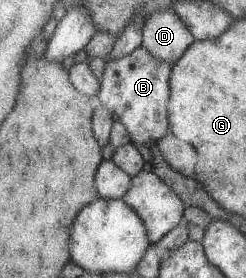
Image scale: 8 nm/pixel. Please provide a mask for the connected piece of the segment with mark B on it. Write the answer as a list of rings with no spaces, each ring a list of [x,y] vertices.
[[[140,45],[129,55],[104,63],[104,70],[99,80],[98,99],[114,119],[121,122],[135,145],[151,145],[163,137],[170,129],[168,122],[168,77],[172,63],[153,59]]]

